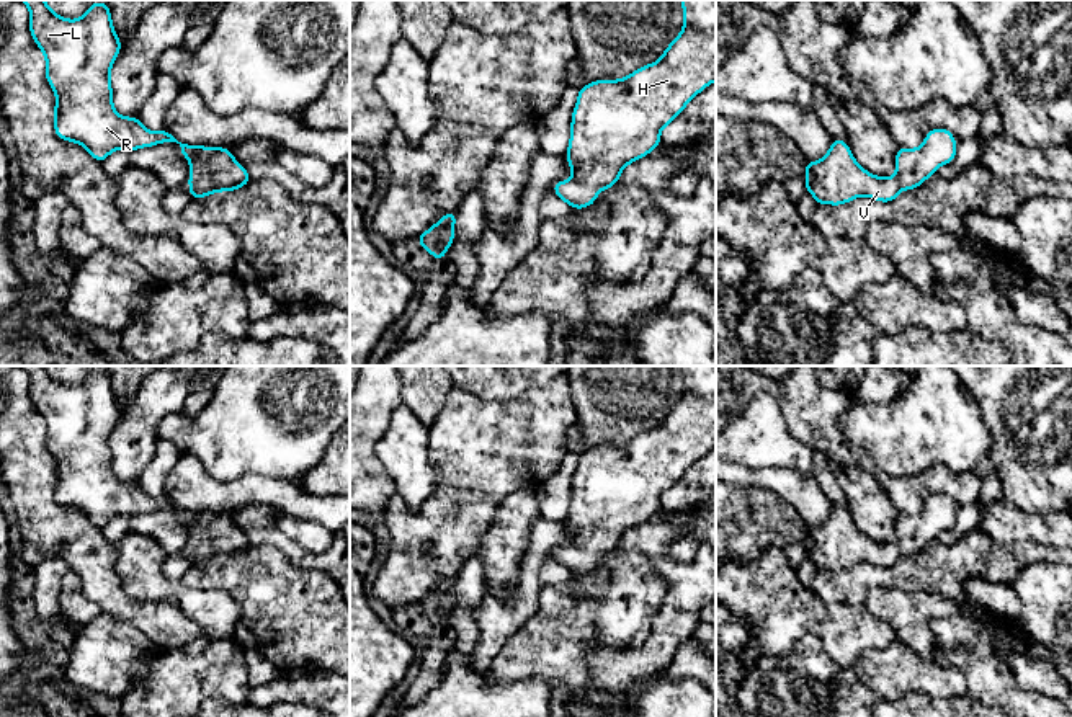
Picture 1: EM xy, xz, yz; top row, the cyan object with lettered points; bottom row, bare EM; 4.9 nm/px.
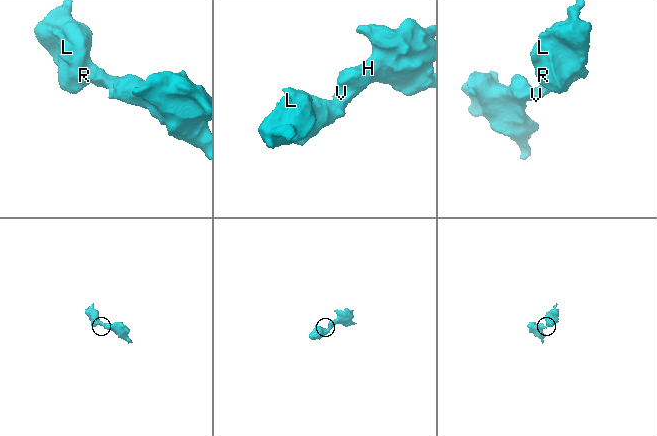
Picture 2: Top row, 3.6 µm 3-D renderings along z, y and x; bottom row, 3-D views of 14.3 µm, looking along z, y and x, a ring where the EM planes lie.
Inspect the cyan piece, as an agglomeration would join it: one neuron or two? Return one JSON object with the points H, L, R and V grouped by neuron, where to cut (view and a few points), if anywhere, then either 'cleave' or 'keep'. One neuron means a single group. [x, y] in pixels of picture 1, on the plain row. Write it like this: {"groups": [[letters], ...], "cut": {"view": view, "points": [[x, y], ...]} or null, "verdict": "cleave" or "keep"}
{"groups": [["H", "L", "R", "V"]], "cut": null, "verdict": "keep"}

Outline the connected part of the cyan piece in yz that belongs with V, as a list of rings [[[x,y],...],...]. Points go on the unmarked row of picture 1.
[[[931,495],[918,514],[899,513],[896,541],[881,544],[856,529],[846,506],[832,505],[824,524],[806,529],[806,557],[817,570],[840,572],[858,562],[891,568],[902,555],[915,555],[954,523],[956,503],[948,495]]]

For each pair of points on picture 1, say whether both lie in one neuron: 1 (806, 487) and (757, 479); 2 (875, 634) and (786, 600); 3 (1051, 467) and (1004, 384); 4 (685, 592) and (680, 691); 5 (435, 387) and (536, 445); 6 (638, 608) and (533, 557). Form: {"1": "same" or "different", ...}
{"1": "same", "2": "same", "3": "same", "4": "different", "5": "different", "6": "different"}

